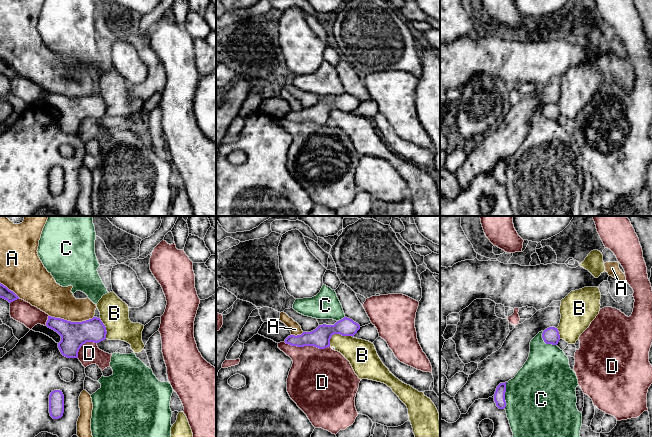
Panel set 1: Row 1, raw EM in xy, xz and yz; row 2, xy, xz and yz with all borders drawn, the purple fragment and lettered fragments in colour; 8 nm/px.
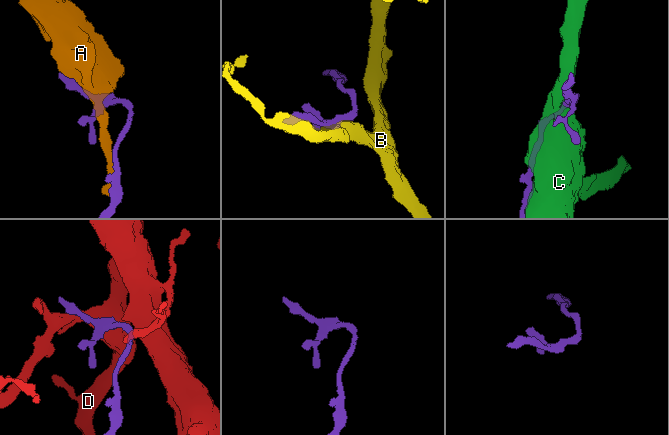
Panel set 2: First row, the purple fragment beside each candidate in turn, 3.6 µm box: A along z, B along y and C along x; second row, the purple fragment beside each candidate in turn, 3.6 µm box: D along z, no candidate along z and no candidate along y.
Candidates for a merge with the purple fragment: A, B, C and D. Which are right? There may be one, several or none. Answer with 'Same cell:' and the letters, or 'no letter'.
Same cell: no letter

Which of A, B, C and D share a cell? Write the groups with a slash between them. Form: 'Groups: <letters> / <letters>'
Groups: A / B / C / D

